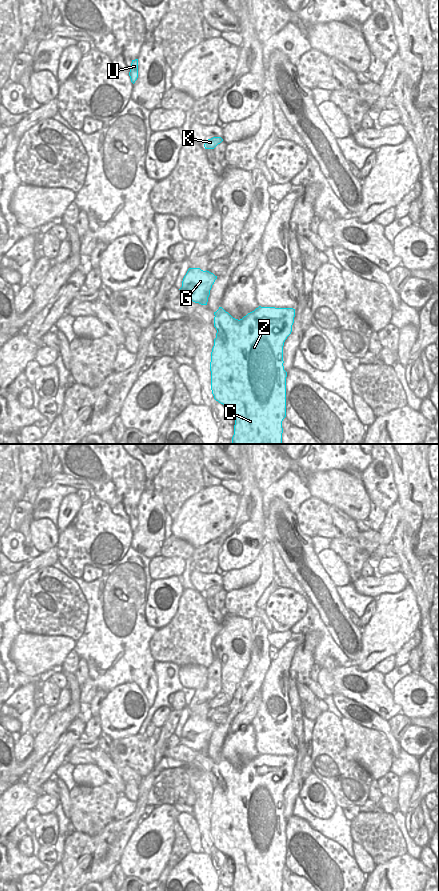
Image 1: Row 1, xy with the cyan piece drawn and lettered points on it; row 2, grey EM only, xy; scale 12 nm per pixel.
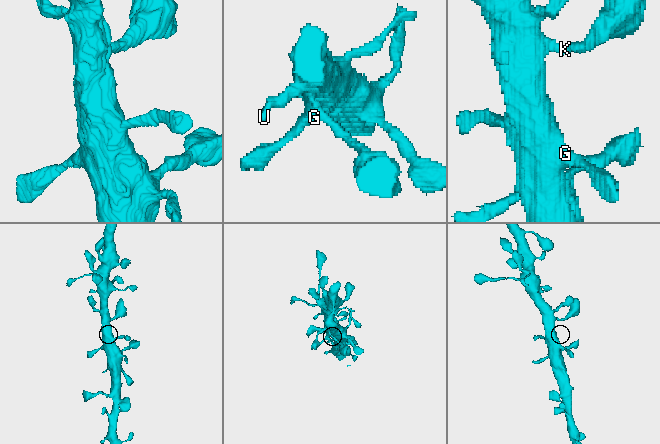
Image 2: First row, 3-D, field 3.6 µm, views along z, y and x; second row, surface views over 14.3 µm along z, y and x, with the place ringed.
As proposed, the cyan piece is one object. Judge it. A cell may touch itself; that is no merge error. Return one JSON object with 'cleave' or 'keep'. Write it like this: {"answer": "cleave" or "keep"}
{"answer": "keep"}

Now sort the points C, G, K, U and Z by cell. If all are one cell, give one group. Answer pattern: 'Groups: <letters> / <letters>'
Groups: C G K U Z

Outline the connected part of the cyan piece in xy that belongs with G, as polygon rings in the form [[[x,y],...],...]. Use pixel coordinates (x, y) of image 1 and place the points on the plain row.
[[[189,716],[182,729],[180,744],[195,751],[207,753],[210,738],[217,724],[200,716]]]

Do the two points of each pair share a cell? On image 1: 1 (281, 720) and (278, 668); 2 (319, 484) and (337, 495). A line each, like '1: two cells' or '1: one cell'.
1: one cell
2: one cell

